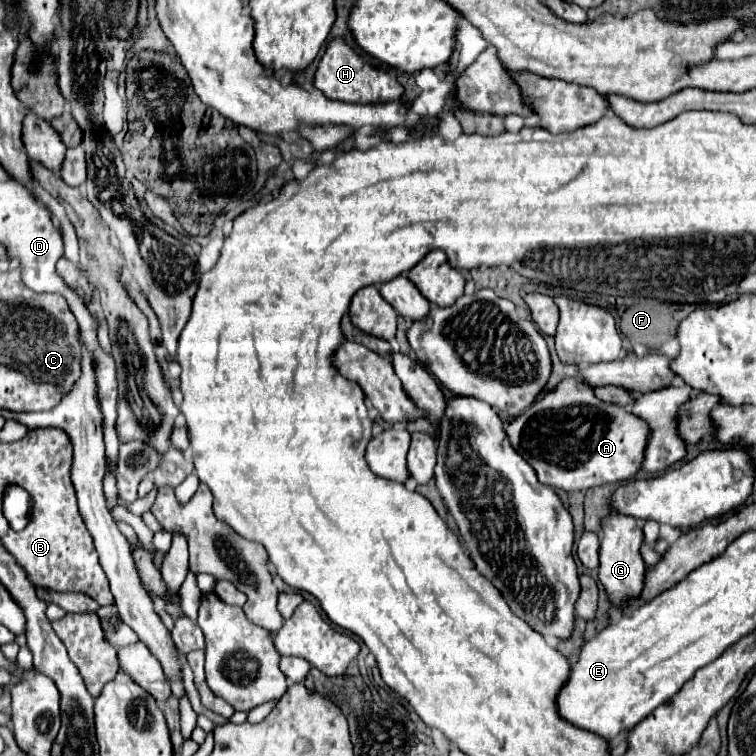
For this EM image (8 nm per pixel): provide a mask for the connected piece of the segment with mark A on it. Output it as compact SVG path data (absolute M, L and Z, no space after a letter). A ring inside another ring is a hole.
M576 378L562 380L554 390L546 392L542 400L534 402L506 426L506 436L512 448L534 468L538 480L564 492L584 492L594 486L630 480L642 466L646 434L646 424L638 416L620 406L598 402L598 398L594 398L594 390L590 386L582 386Z

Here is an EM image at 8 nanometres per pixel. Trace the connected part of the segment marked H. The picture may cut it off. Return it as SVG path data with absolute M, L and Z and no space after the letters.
M336 38L328 44L318 70L314 78L314 86L330 100L340 100L340 102L350 102L350 104L386 104L386 102L396 102L402 98L404 88L394 80L390 74L386 74L380 68L370 66L364 62L344 40Z

